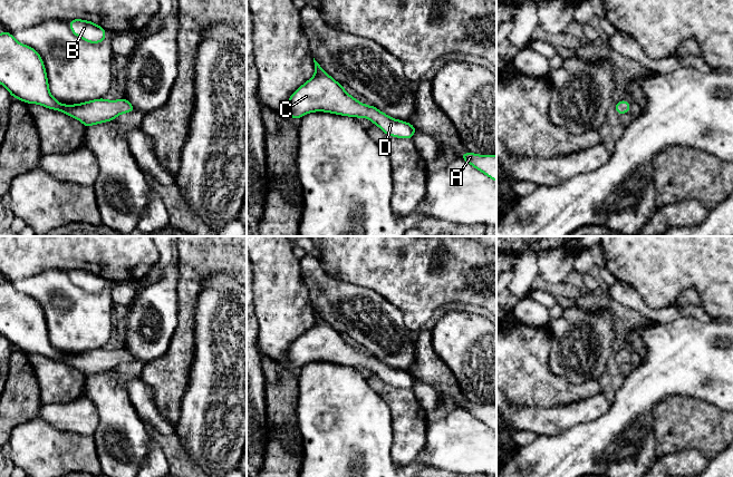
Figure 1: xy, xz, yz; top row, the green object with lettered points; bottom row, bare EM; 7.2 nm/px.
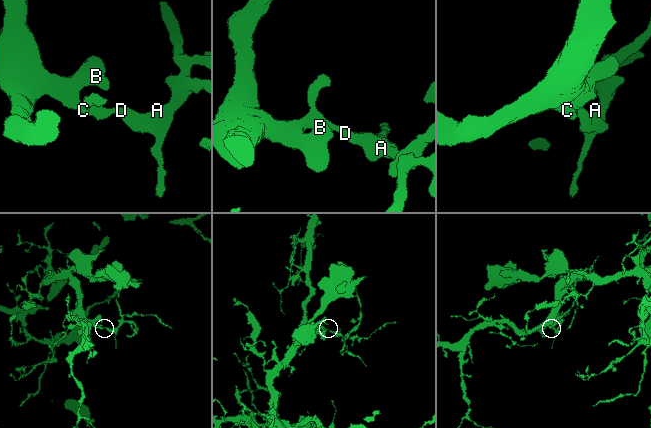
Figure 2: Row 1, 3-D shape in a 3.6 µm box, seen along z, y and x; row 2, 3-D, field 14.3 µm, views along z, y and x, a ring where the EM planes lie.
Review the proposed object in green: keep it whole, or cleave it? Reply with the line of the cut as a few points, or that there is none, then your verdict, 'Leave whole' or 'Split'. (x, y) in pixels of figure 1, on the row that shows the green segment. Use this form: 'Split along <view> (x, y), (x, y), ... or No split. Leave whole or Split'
No split. Leave whole

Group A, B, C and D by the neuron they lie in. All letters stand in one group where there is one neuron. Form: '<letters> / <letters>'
A B C D

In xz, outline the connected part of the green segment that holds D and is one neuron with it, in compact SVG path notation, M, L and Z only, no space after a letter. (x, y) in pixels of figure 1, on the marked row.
M315 58L314 62L315 76L289 97L287 108L291 119L299 119L314 111L326 111L355 118L366 117L388 136L412 139L416 128L411 123L394 119L373 105L361 104L331 78Z

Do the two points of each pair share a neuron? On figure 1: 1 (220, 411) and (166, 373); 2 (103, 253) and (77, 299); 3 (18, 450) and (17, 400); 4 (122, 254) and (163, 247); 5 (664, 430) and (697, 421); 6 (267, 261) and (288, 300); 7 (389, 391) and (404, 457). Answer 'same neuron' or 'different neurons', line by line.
1: different neurons
2: different neurons
3: different neurons
4: different neurons
5: same neuron
6: same neuron
7: same neuron

